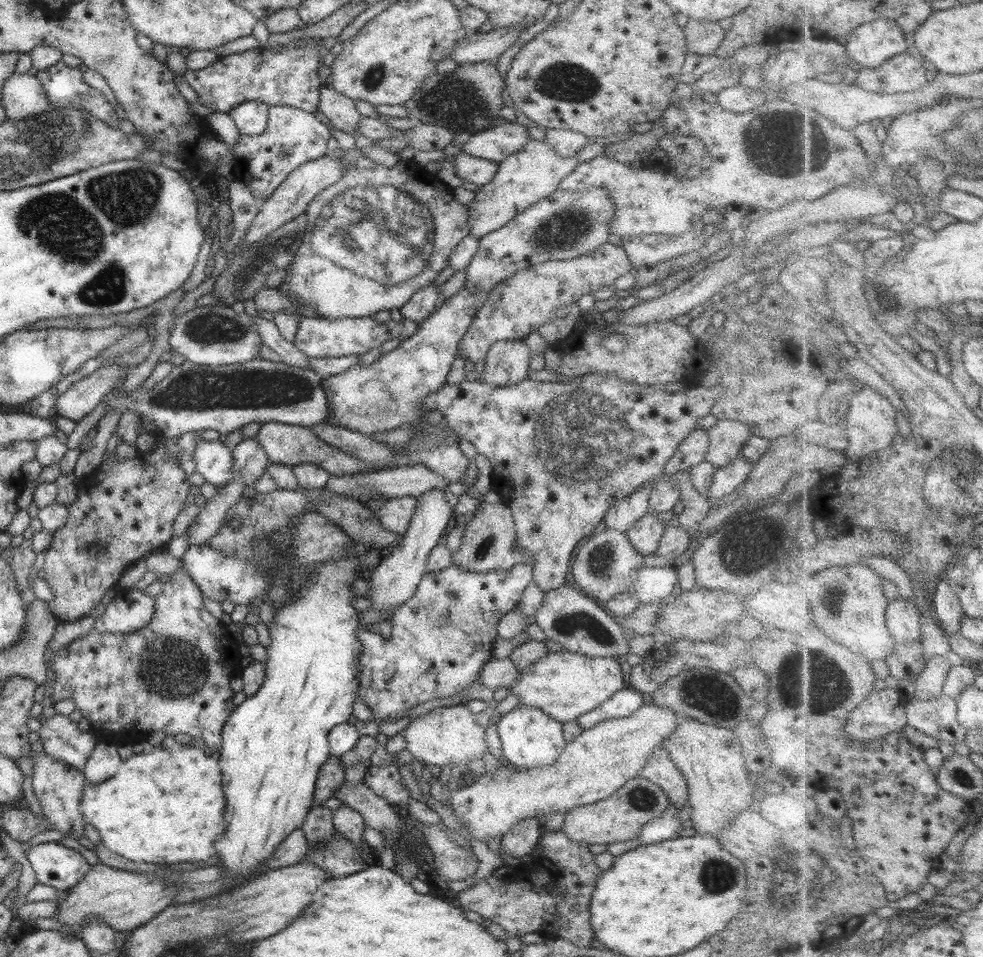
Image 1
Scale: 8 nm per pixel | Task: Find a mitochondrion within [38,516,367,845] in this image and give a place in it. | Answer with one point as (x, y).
(169, 668)

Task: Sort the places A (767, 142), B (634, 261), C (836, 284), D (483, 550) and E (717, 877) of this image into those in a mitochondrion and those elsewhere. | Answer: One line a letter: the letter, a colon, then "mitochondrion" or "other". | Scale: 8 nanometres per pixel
A: mitochondrion
B: other
C: other
D: mitochondrion
E: mitochondrion

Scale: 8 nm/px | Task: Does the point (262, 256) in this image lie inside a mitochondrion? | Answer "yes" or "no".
yes

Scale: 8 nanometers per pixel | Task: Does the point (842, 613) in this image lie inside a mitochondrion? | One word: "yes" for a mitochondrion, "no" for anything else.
yes

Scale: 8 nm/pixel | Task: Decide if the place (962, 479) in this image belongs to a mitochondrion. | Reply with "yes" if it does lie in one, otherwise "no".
yes

